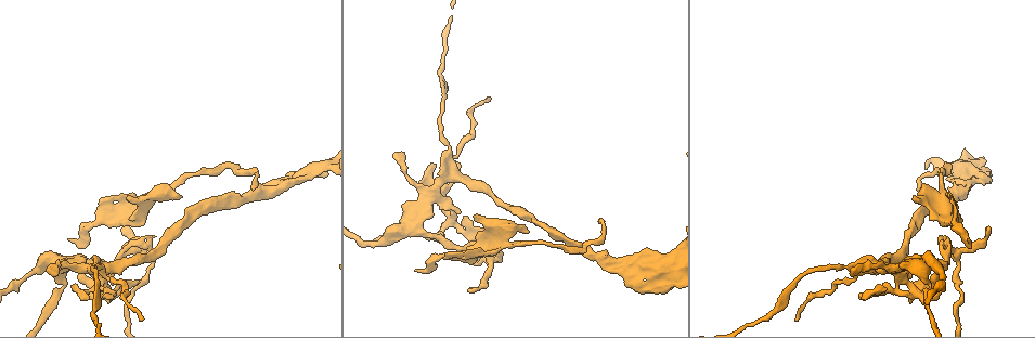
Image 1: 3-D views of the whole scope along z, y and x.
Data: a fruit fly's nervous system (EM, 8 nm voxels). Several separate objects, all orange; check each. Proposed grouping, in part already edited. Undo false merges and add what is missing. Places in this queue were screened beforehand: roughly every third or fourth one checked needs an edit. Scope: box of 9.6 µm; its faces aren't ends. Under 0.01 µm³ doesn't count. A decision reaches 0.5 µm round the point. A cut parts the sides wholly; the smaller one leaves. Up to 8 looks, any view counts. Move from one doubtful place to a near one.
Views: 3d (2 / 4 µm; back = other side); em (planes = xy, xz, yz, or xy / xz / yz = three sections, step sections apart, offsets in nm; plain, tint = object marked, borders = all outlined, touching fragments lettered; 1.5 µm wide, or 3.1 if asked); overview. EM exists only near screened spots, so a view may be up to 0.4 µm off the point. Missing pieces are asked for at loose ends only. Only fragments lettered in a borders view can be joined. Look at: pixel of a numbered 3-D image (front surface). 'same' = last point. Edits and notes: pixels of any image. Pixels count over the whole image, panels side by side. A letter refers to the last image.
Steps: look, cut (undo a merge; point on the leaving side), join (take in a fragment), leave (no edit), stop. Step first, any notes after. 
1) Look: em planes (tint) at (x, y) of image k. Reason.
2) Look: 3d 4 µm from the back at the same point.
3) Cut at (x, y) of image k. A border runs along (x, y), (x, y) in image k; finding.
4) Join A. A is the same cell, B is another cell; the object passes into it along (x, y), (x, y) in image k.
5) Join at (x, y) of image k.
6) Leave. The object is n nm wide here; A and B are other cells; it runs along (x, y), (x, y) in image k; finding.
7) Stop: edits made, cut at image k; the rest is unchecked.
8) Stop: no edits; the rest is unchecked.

Look: em yz step 8 (tint) at (473, 217) of image 1. Free end.

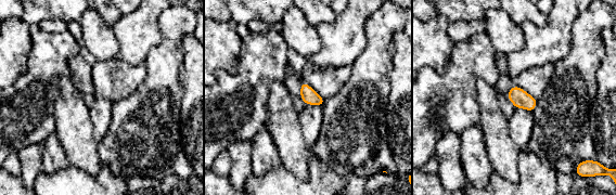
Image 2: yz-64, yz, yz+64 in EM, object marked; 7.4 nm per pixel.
Look: em planes (borders) at the same point. Cut it another way.

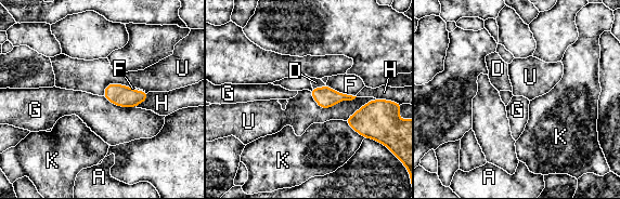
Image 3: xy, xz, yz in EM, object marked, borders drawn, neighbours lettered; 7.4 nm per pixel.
Join D. The object is 160 nm wide here; the longest contact is with U, 360 nm; D is the same cell, A, F, G, H, K and U are other cells; it goes on there.

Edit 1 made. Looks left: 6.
Look: overview.

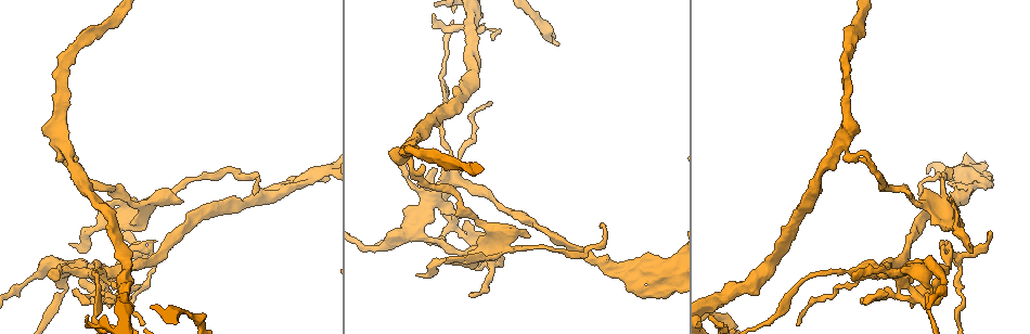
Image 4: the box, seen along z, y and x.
Look: em yz step 4 (tint) at (917, 296) of image 4. A fork.

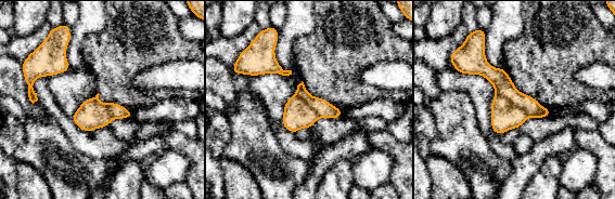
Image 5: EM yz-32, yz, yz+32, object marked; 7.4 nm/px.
Look: em planes (borders) at the same point.

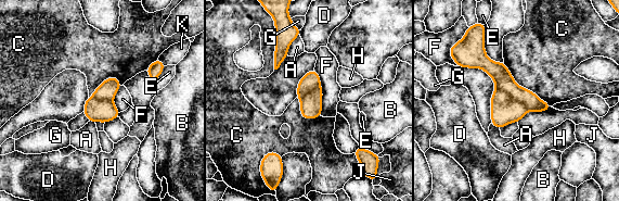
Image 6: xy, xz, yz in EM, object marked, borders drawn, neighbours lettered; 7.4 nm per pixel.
Leave. A, B, C, D, E, F, G, H, J and K are other cells; a border runs along (503, 62), (520, 86), (552, 105) in image 6; one neuron here.

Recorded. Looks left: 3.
Look: 3d 2 µm at (143, 255) of image 4. Thin neck.

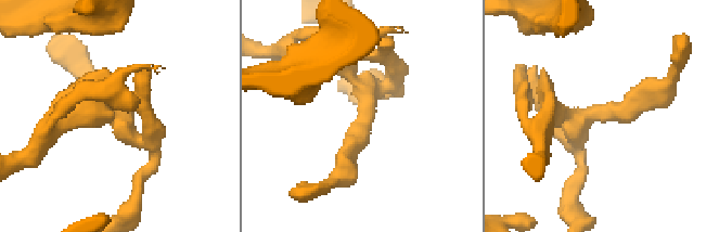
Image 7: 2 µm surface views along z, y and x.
Look: em yz step 8 (tint) at (124, 128) of image 7.

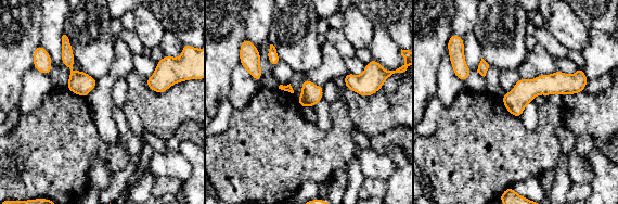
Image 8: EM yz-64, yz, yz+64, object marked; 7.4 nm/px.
Look: em planes (borders) at the same point.

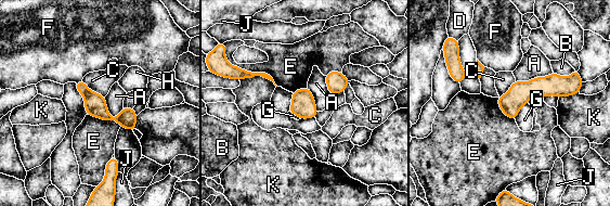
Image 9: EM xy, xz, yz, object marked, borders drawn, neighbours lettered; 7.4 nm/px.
Leave. The object is 160 nm wide here; the longest contact is with E, 320 nm; A, B, C, D, E, F, G, H, J and K are other cells; all the same neuron.

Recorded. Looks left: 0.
Stop: edits made, join at image 3; the rest is unchecked.

